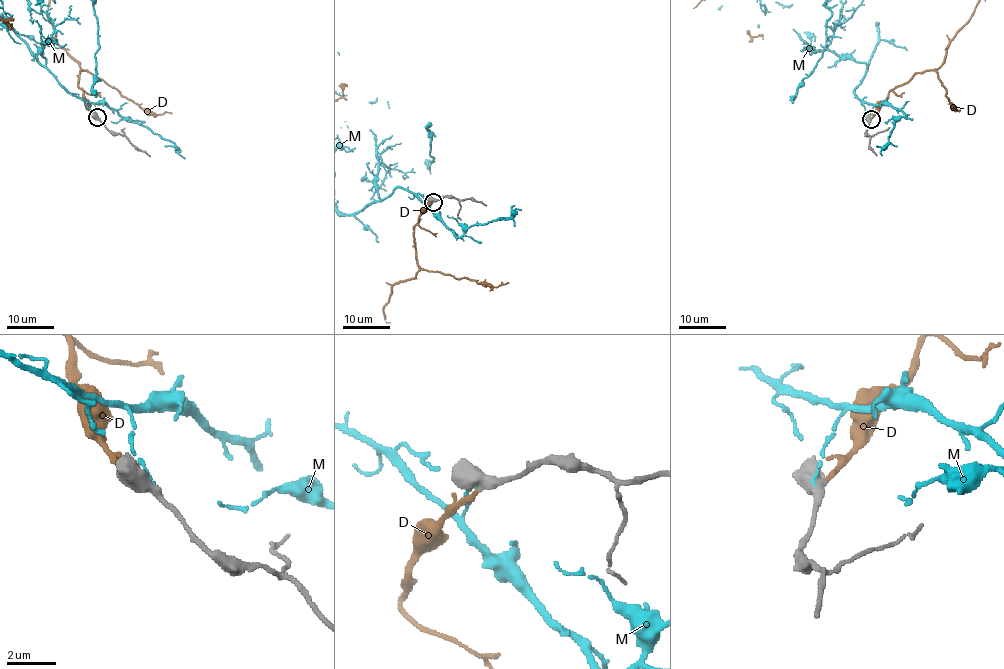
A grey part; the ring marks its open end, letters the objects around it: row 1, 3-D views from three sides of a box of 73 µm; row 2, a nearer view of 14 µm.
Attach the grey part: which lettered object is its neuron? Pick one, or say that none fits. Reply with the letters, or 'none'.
D

